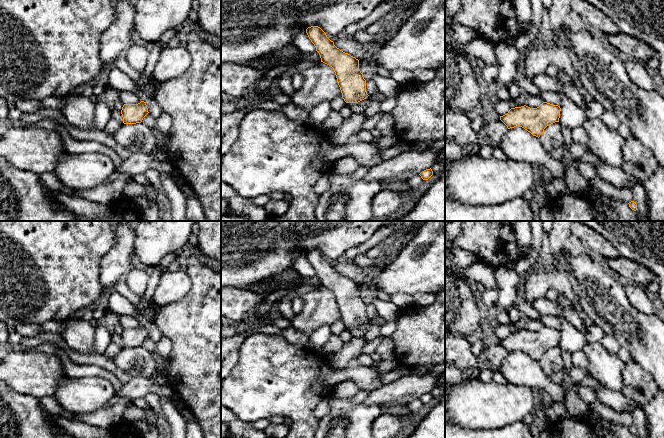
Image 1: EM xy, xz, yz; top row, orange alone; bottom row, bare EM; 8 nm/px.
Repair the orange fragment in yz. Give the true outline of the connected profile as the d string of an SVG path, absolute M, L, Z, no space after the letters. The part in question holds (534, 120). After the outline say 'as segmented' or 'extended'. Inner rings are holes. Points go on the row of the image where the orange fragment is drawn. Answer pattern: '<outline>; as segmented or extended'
M543 102L537 108L526 105L511 108L507 114L500 116L500 120L508 129L519 126L539 138L547 126L559 122L560 111L560 106Z; as segmented

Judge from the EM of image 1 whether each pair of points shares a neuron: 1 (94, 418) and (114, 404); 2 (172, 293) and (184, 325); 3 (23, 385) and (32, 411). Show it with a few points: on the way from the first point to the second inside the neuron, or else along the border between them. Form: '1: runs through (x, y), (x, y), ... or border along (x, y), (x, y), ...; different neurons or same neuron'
1: runs through (99, 418), (109, 409); same neuron
2: border along (191, 284), (188, 291), (182, 297), (158, 307); different neurons
3: border along (10, 386), (20, 393), (28, 394), (38, 399); different neurons

